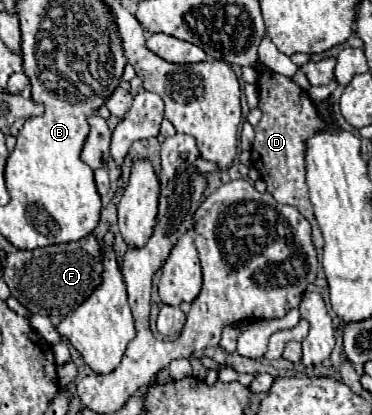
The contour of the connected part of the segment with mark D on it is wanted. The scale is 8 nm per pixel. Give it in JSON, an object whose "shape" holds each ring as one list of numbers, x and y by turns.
{"shape":[[262,64,258,66,258,96,260,96,260,110,262,120,258,122,256,138,252,144,252,166,260,172,266,182,268,192,280,204,290,204,298,208,298,212,310,222,312,226,312,242,318,252,322,252,322,236,320,228,314,220,314,208,308,196,306,184,306,140,322,130,326,130,326,122,320,118,318,108,310,100,308,92,296,86,290,78,270,72]]}

